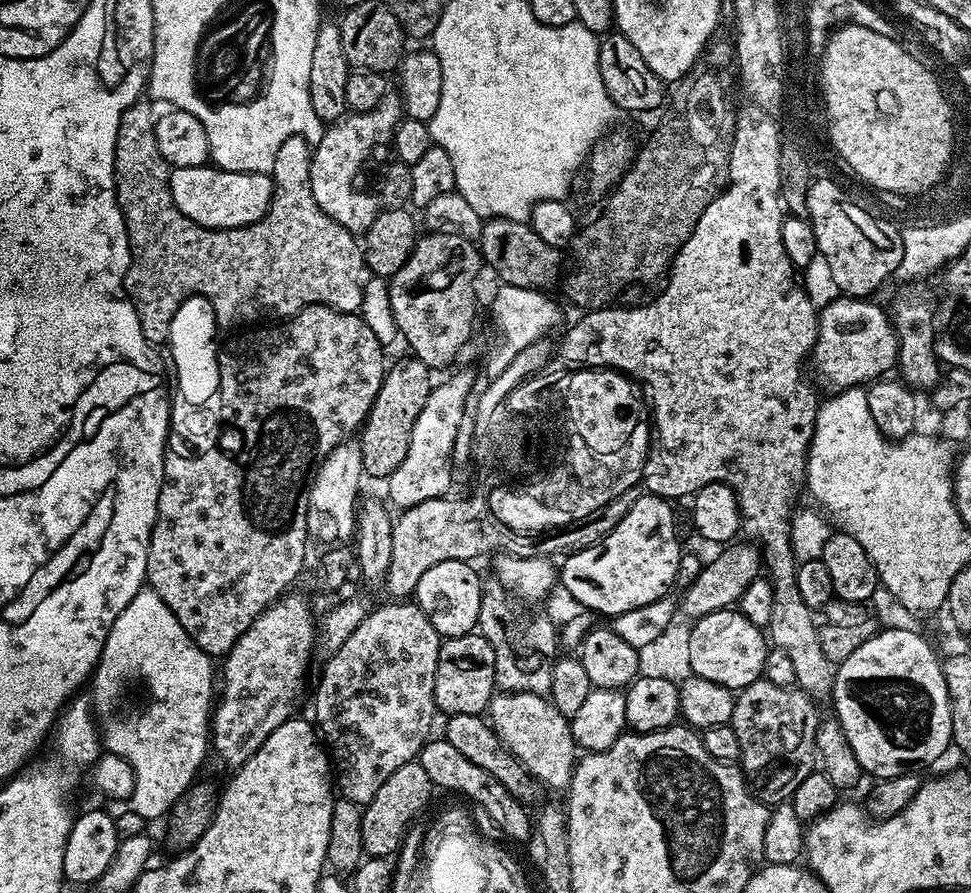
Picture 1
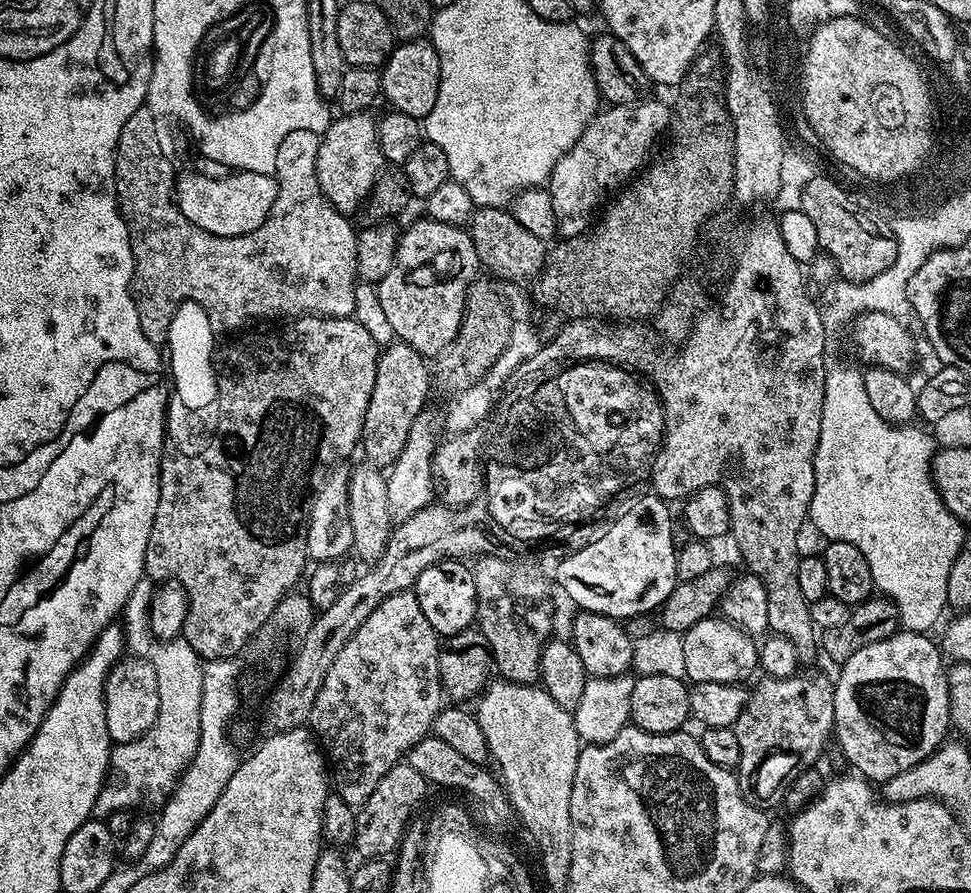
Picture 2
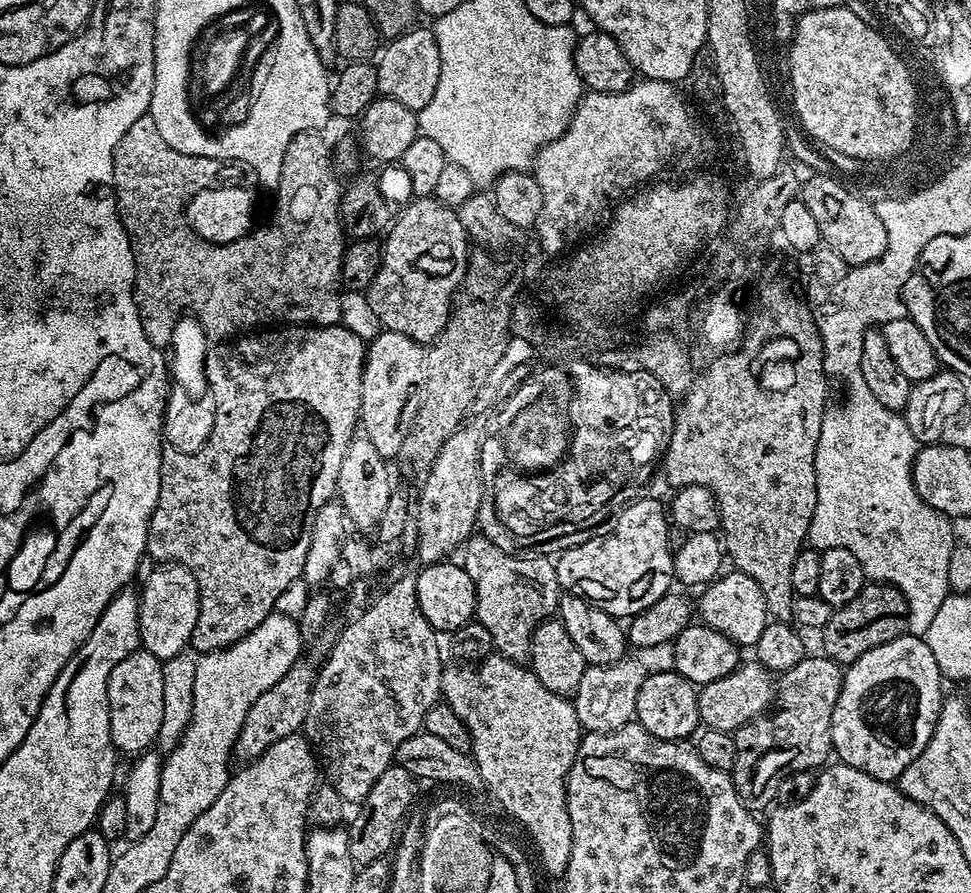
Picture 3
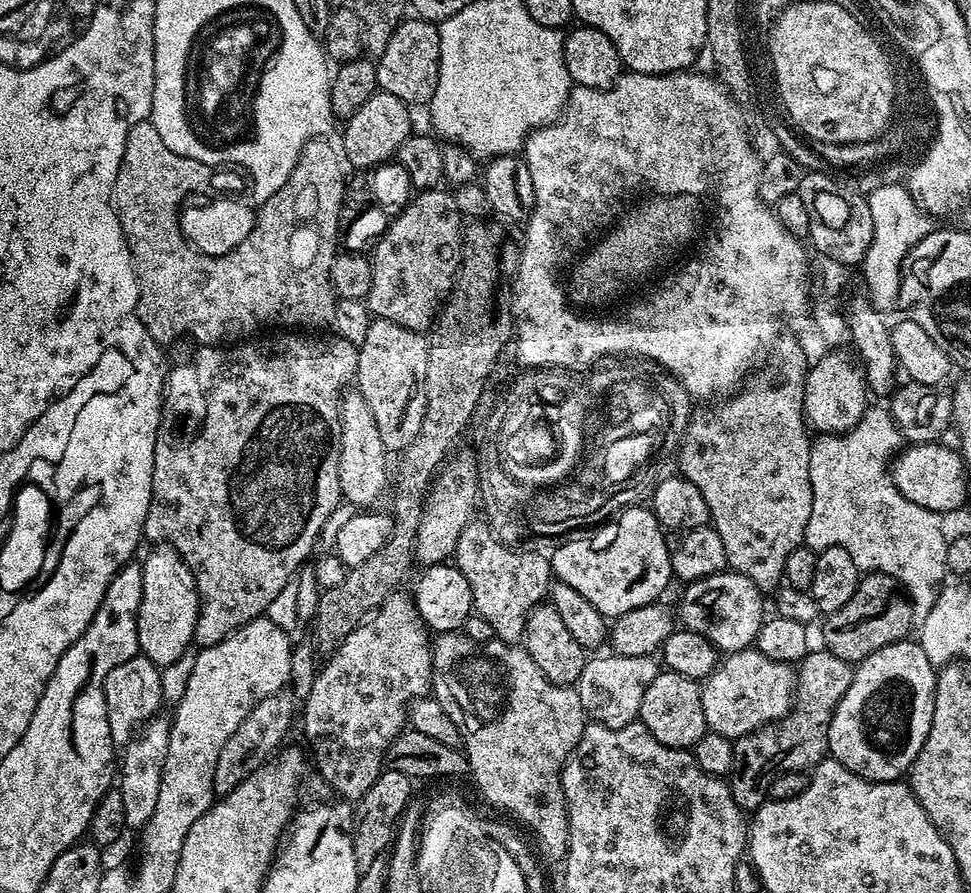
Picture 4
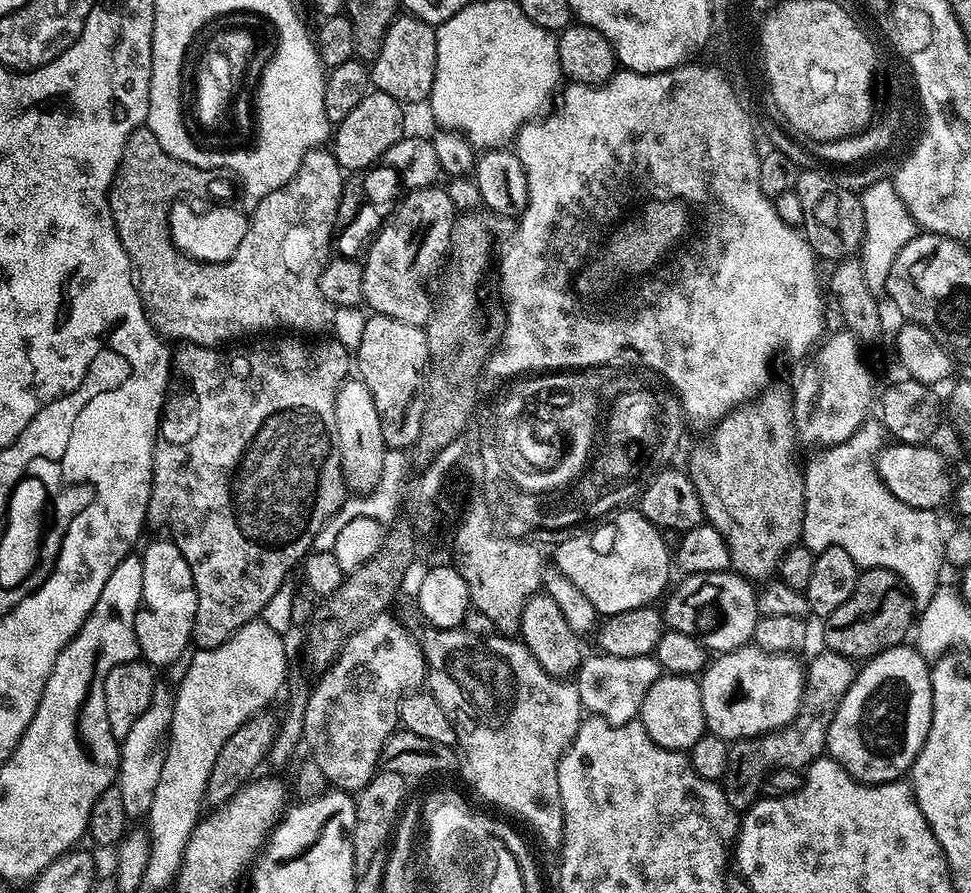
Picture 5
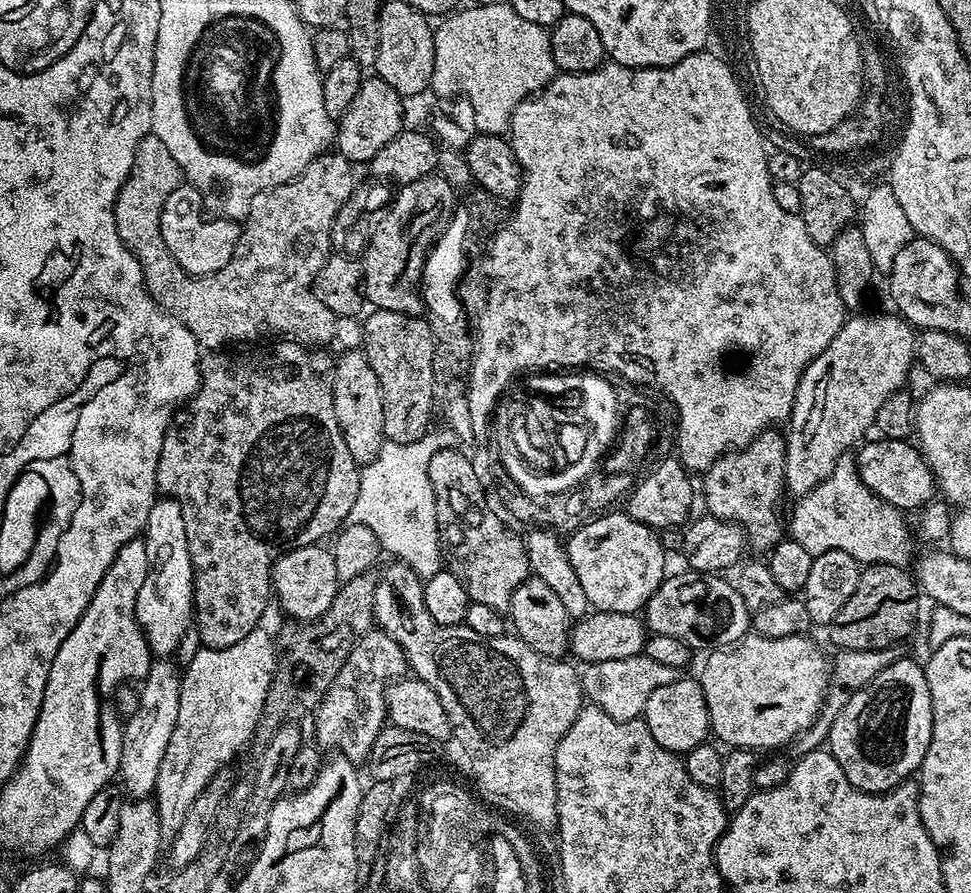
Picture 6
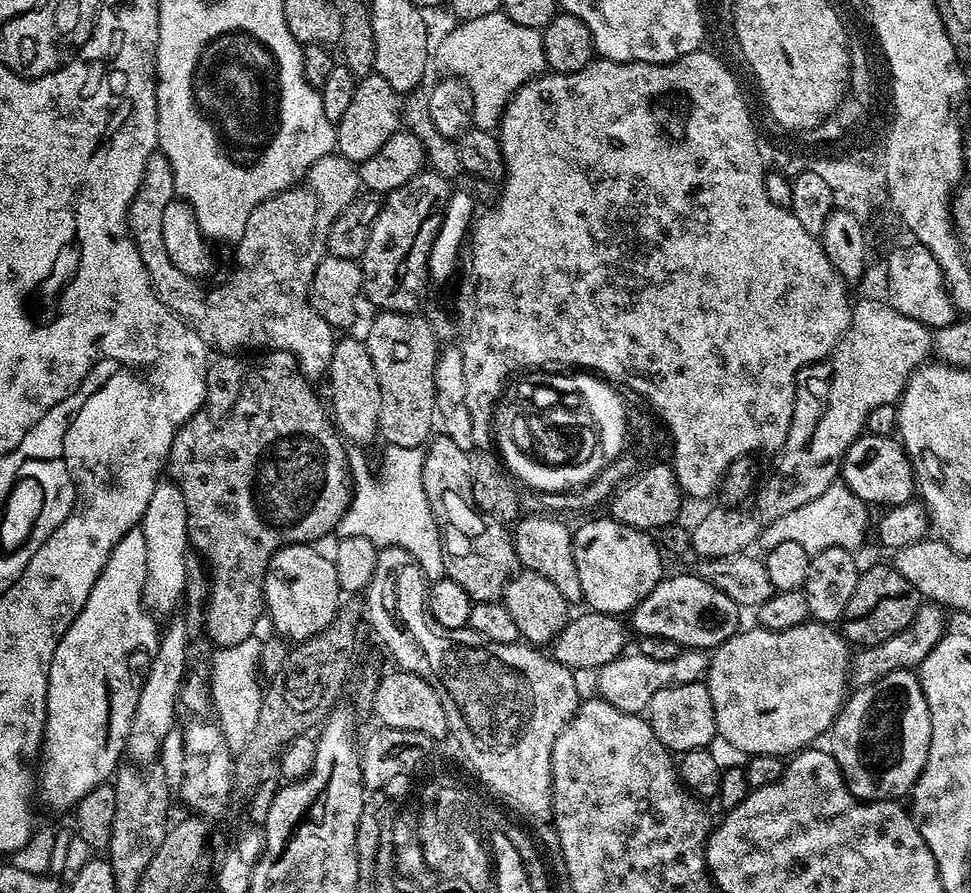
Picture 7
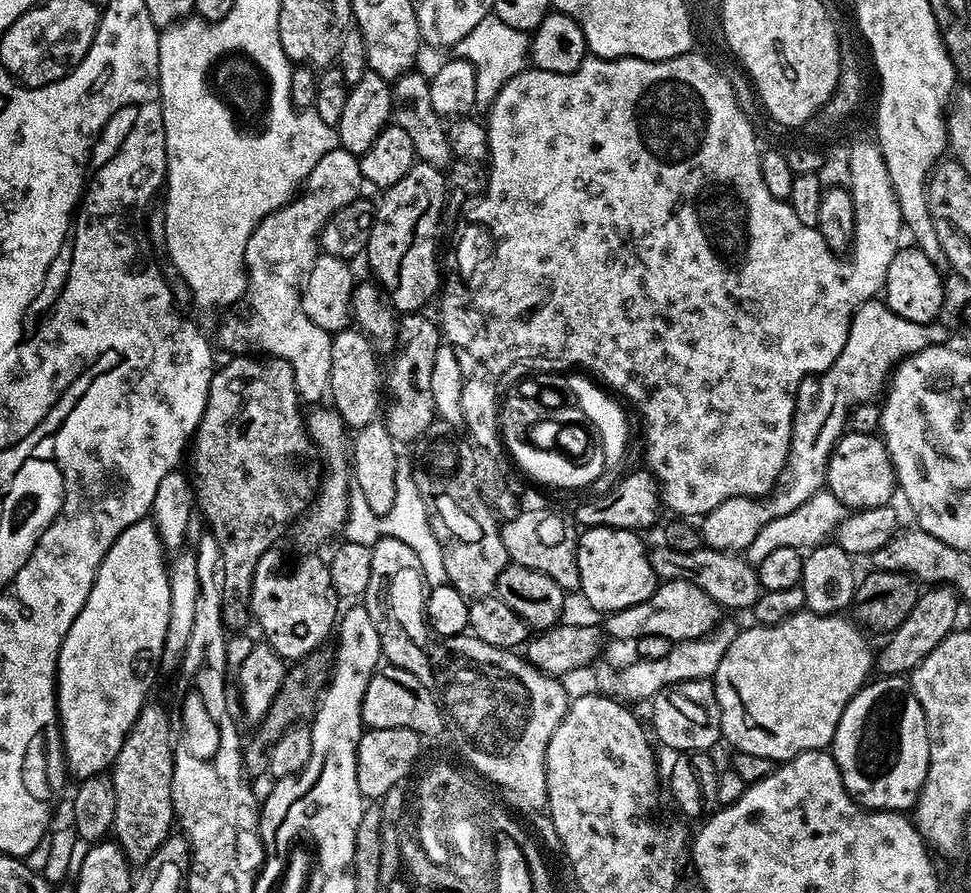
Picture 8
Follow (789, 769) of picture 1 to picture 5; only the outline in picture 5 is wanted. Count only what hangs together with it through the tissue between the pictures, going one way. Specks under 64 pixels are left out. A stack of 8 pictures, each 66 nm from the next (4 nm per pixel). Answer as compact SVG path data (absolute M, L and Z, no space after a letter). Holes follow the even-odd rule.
M820 650L806 668L804 702L791 724L769 732L766 736L754 736L750 740L737 740L728 753L728 775L723 785L726 802L737 810L747 810L761 799L764 780L776 768L807 769L813 760L823 757L828 743L828 727L836 707L856 681L858 668L847 656L837 652Z

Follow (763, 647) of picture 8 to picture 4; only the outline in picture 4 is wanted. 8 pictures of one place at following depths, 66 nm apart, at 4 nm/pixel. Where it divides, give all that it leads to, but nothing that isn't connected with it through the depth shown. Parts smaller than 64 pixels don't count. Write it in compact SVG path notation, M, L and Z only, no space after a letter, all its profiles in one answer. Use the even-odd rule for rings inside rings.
M755 647L729 652L703 681L700 690L707 731L735 738L750 734L764 724L773 724L792 707L795 690L793 665L774 662L774 658L766 658L766 654L757 652Z

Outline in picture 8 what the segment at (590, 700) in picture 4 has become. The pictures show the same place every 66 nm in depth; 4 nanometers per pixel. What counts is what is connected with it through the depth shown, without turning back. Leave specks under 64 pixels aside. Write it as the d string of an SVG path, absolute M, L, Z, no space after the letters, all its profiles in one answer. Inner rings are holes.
M724 622L707 636L699 636L696 640L681 640L673 643L670 654L666 654L666 658L633 659L633 664L619 669L619 695L628 702L633 702L632 700L648 702L653 696L657 696L663 688L668 688L671 684L677 684L683 680L709 679L718 670L718 662L722 662L722 654L726 654L730 642L734 642L737 631L737 625Z

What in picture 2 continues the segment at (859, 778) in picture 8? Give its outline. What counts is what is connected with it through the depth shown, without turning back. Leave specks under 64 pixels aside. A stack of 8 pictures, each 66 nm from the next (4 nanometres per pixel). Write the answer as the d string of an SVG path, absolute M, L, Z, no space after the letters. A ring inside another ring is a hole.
M897 630L893 636L882 642L874 642L858 654L854 654L848 660L843 661L840 677L835 677L836 693L834 694L834 740L840 743L840 752L853 764L855 771L869 782L883 782L894 778L894 774L902 774L902 770L910 770L918 762L926 759L930 753L935 752L941 744L945 743L947 732L950 732L950 717L948 715L948 678L946 664L940 661L941 649L932 641L931 635L922 632L905 632Z

